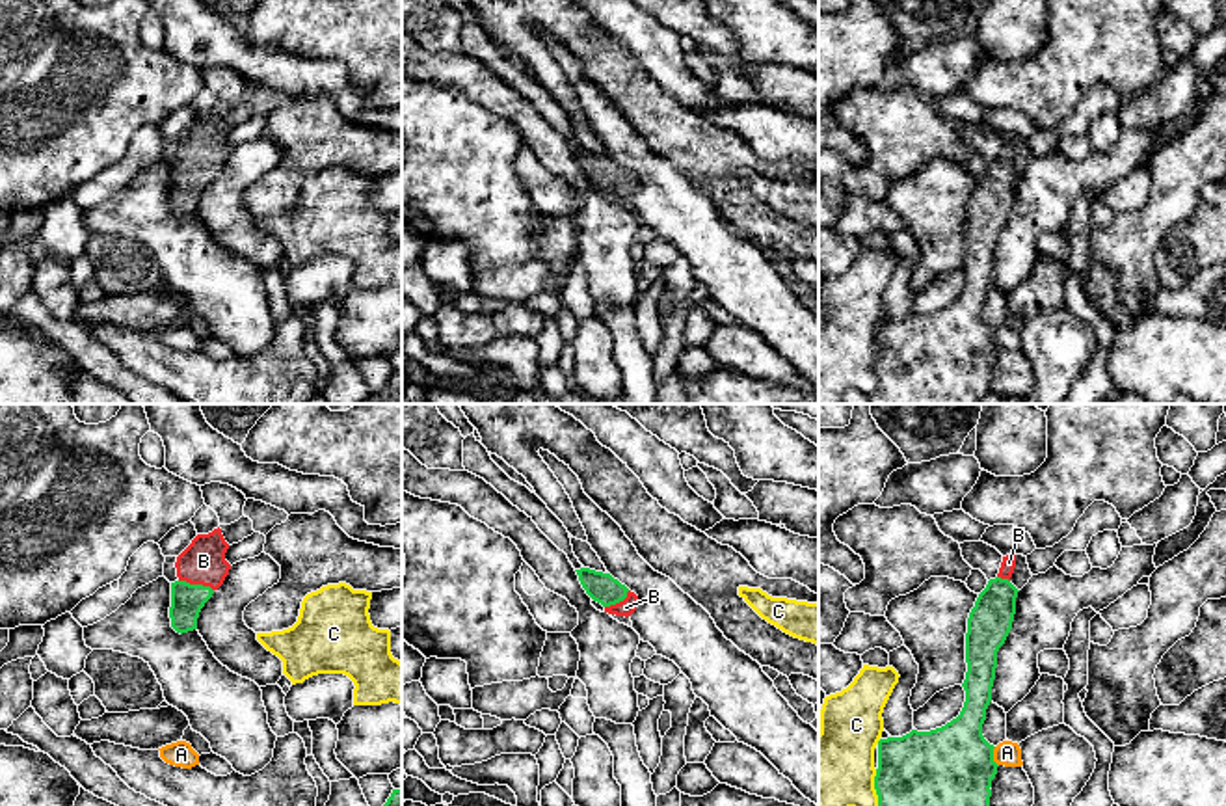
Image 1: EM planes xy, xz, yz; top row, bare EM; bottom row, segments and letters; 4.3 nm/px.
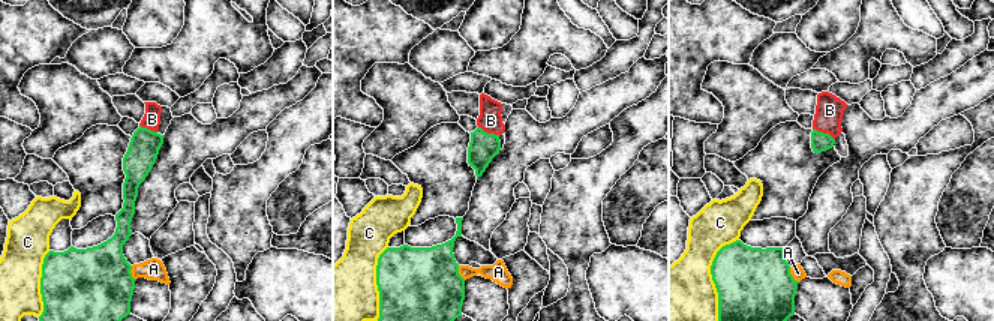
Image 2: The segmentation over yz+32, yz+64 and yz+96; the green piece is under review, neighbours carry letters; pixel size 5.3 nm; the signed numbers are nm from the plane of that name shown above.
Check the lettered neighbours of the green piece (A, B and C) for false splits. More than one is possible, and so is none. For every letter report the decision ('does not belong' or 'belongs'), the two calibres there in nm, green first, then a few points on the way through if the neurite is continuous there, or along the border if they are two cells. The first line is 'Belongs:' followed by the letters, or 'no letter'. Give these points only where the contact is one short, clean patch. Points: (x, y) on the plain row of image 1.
Belongs: B
A: does not belong; calibres 440 and 110 nm
B: belongs; calibres 140 and 190 nm; way xy (186, 183), (196, 168), (203, 144)
C: does not belong; calibres 480 and 360 nm

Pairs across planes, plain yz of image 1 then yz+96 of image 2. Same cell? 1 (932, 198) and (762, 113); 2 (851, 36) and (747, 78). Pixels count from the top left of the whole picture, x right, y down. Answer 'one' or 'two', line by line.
1: two
2: two

